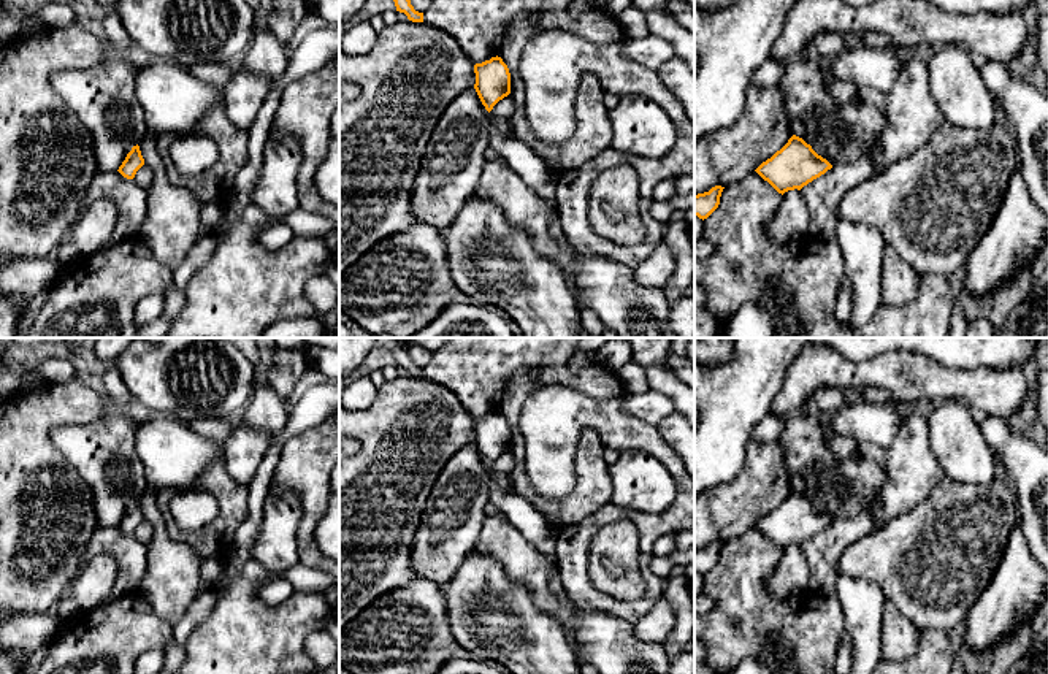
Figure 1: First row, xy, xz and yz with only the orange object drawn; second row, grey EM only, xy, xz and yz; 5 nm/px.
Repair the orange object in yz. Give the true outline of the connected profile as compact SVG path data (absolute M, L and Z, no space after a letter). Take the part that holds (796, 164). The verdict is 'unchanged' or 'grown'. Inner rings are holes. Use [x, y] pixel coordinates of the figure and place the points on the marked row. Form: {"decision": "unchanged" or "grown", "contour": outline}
{"decision": "unchanged", "contour": "M793 135L788 143L755 171L778 193L801 190L831 170L832 165L818 155L810 144Z"}

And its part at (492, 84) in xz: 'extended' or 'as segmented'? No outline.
as segmented

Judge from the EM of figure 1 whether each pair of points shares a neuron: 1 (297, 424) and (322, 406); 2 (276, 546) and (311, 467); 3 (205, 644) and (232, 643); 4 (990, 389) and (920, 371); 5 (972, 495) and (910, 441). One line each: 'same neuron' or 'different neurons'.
1: same neuron
2: different neurons
3: same neuron
4: same neuron
5: different neurons

